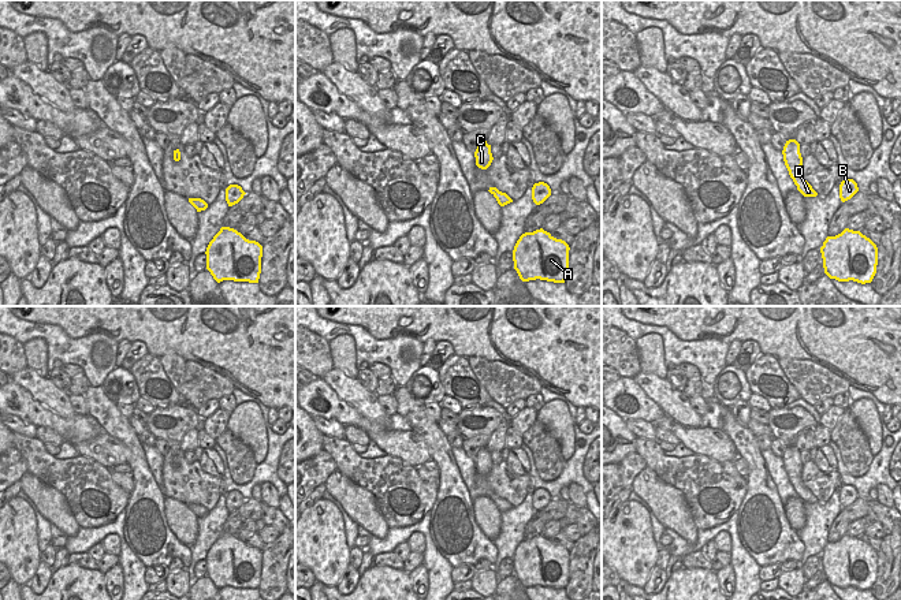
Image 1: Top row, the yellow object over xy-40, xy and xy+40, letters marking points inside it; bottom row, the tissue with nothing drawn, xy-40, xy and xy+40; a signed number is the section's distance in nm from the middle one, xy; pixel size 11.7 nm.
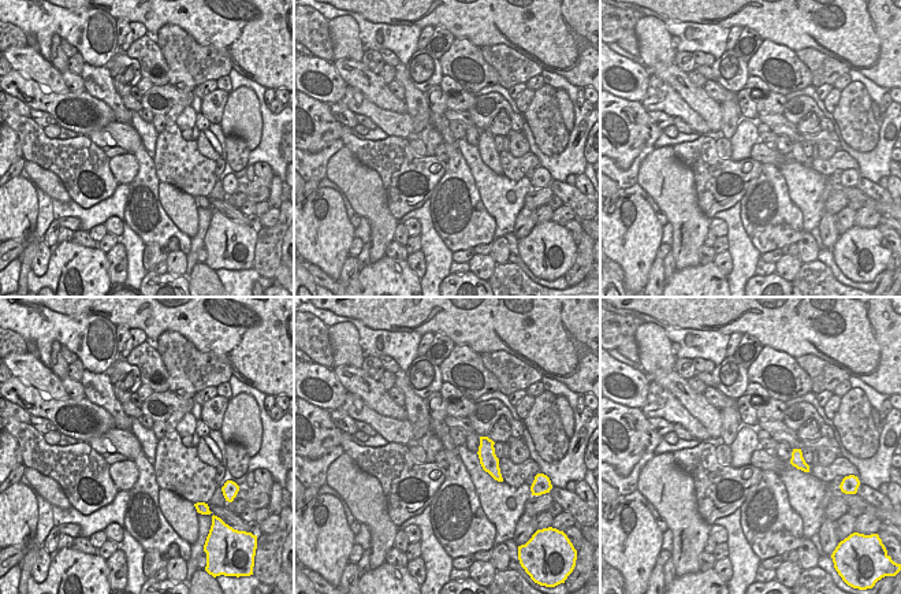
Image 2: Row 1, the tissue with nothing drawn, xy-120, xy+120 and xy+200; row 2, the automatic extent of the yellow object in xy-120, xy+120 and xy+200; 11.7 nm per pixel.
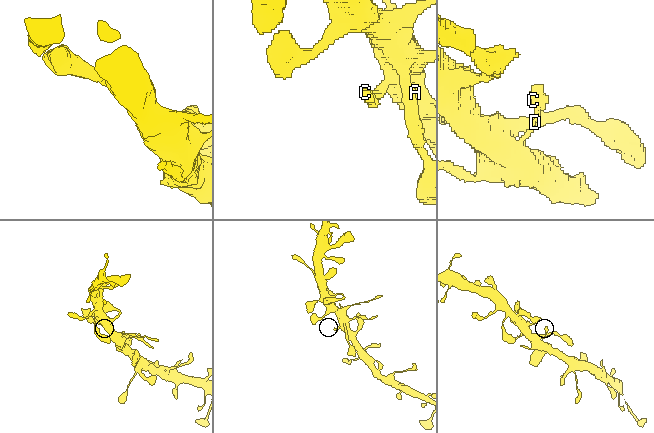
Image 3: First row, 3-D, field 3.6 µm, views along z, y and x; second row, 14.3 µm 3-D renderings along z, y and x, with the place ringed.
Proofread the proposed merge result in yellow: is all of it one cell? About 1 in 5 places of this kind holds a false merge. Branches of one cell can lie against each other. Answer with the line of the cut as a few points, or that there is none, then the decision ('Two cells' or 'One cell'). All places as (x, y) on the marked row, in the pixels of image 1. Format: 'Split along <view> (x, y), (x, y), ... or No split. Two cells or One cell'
No split. One cell.

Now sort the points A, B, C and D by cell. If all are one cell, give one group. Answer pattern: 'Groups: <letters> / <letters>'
Groups: A B C D.

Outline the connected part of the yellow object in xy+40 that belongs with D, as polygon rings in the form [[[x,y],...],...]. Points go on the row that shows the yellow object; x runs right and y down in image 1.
[[[796,139],[786,141],[783,150],[783,161],[789,171],[790,178],[793,179],[797,190],[804,197],[816,197],[818,193],[812,189],[812,186],[803,178],[801,165],[803,157],[800,153],[800,144]]]

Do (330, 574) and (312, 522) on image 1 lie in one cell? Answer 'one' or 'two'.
one

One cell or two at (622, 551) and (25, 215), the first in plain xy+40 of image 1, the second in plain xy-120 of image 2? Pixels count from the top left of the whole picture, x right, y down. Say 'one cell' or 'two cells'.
one cell

